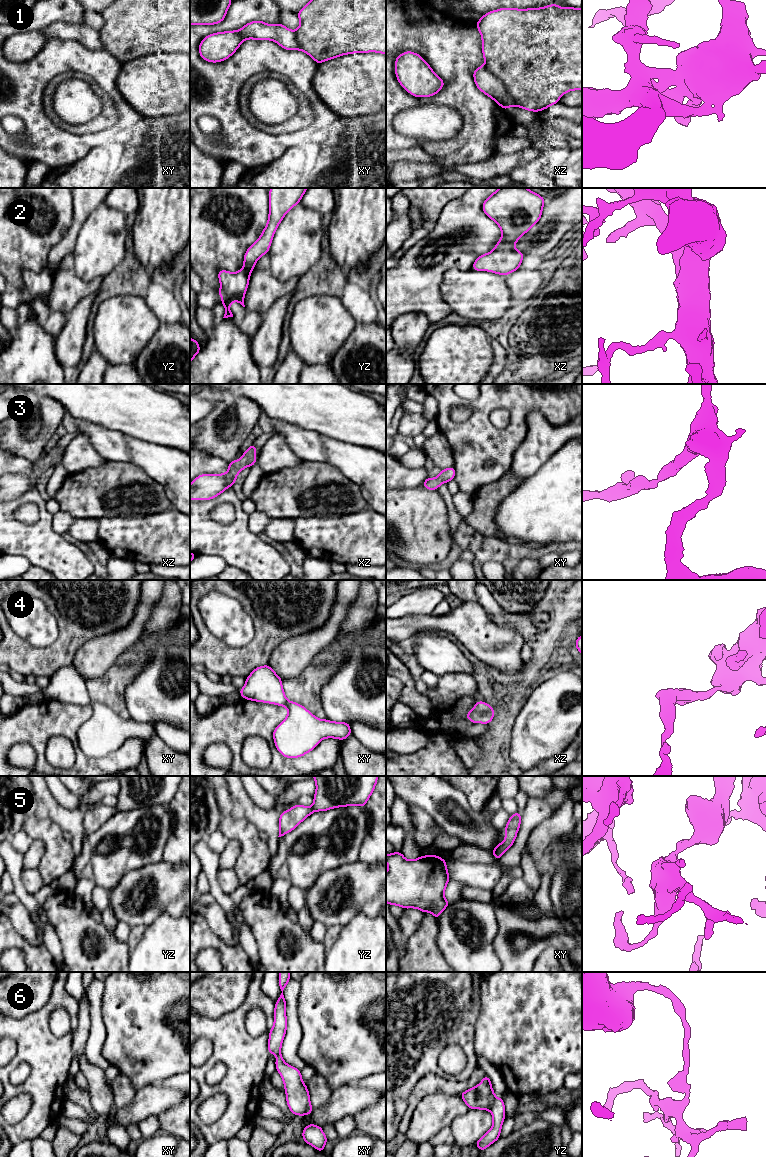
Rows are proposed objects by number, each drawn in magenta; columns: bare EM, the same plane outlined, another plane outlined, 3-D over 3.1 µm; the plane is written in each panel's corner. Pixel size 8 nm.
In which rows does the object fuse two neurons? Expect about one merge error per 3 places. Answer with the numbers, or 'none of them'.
6

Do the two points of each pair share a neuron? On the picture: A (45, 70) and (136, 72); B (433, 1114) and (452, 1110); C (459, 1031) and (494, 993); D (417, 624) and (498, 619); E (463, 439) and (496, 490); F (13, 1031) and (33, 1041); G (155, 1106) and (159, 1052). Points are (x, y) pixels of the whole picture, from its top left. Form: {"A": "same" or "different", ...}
{"A": "different", "B": "same", "C": "different", "D": "different", "E": "different", "F": "same", "G": "different"}

